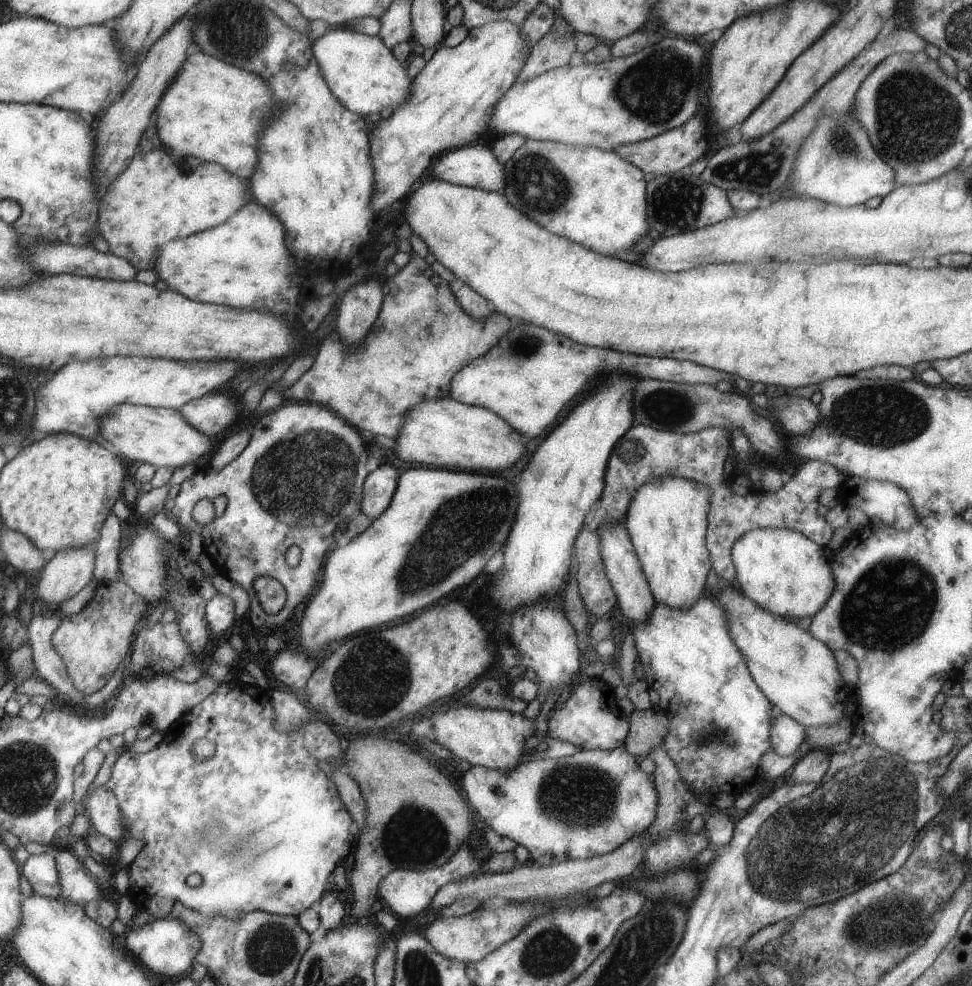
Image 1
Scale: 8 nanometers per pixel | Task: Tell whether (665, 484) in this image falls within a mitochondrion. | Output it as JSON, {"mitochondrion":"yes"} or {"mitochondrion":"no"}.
{"mitochondrion":"no"}

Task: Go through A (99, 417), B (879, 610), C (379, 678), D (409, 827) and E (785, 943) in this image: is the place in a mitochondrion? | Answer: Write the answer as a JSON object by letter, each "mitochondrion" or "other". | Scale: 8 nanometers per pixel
{"A":"other","B":"mitochondrion","C":"mitochondrion","D":"mitochondrion","E":"other"}

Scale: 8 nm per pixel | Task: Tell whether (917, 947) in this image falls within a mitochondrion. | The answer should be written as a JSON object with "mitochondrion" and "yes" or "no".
{"mitochondrion":"no"}

